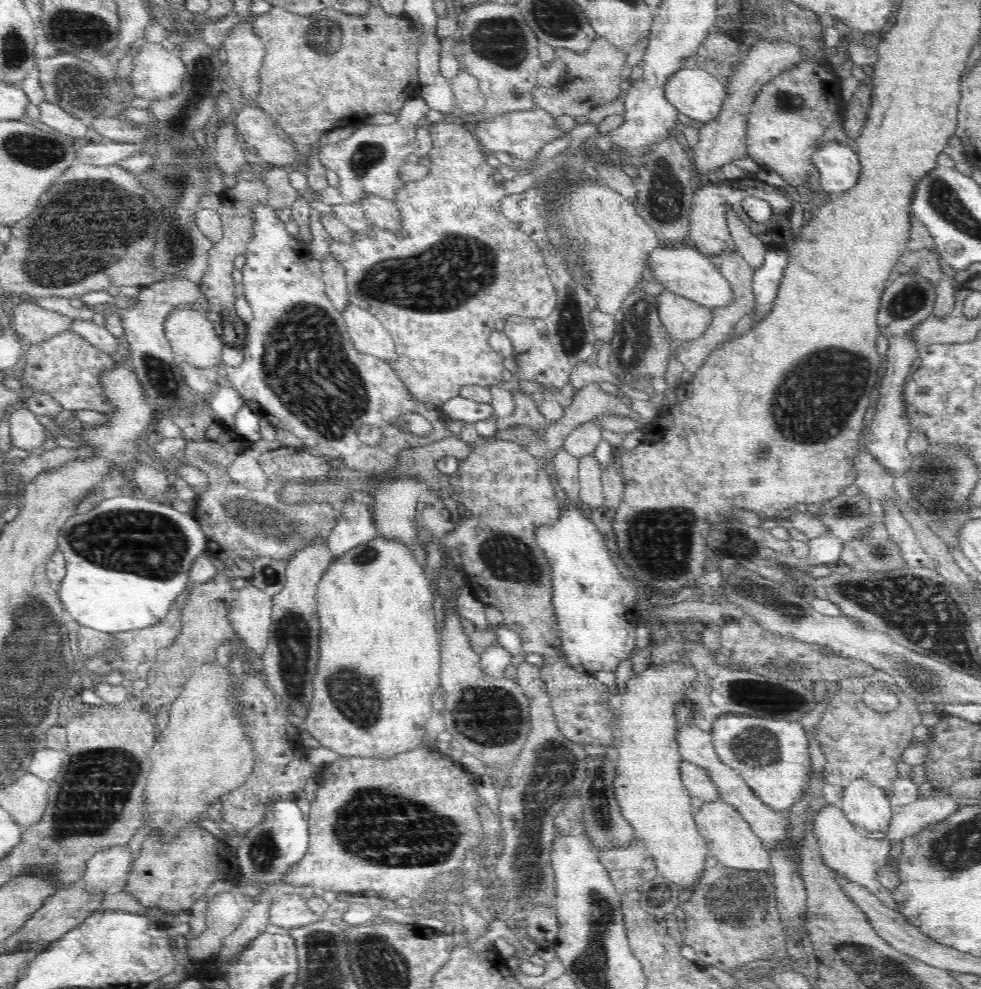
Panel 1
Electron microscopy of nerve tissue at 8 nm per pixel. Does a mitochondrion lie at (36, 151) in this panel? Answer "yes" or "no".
yes

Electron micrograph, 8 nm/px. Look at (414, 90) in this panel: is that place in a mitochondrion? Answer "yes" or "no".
no

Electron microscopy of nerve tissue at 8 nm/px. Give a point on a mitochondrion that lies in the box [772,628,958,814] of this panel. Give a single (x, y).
(918, 681)

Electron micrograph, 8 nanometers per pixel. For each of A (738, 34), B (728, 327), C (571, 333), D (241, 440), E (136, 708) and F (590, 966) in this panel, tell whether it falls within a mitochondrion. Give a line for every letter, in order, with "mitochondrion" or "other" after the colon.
A: other
B: other
C: mitochondrion
D: other
E: other
F: mitochondrion

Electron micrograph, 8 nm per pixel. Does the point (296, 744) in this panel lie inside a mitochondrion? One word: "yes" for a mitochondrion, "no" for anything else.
no

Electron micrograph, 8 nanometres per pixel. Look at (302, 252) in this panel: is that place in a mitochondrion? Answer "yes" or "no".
no

